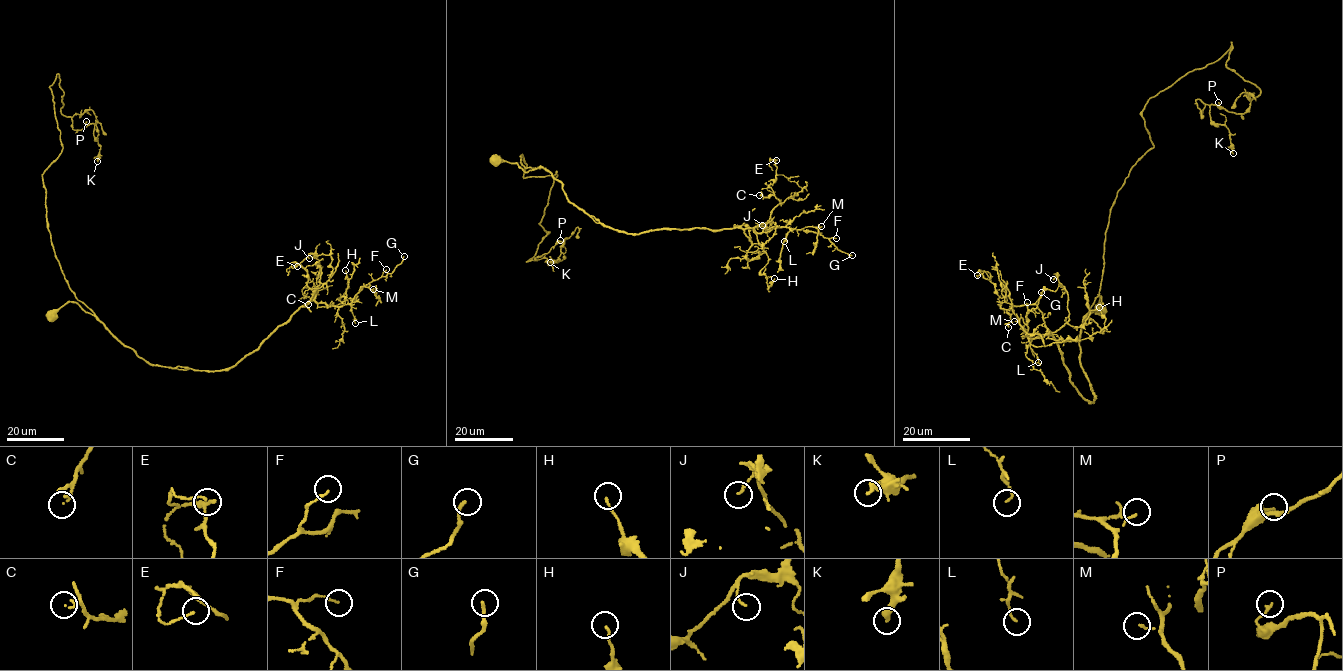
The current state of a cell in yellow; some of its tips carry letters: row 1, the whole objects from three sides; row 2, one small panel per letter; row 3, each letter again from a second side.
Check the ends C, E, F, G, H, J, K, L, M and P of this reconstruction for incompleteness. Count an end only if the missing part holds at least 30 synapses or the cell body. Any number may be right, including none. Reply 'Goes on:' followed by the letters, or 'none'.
Goes on: none

